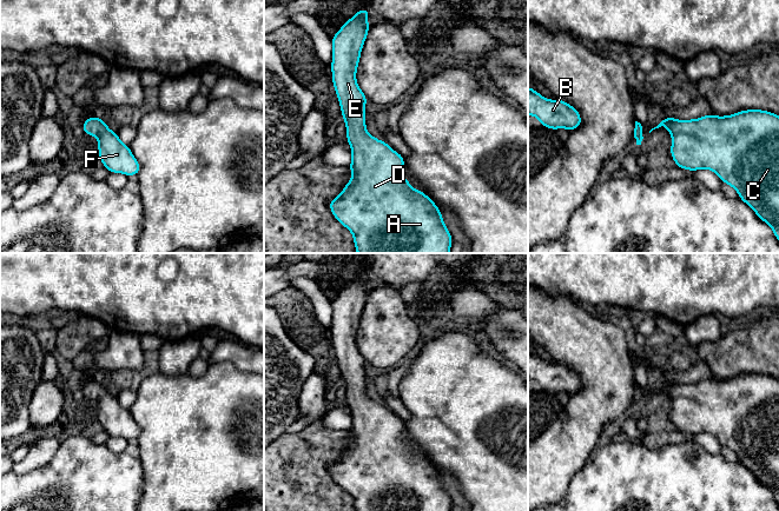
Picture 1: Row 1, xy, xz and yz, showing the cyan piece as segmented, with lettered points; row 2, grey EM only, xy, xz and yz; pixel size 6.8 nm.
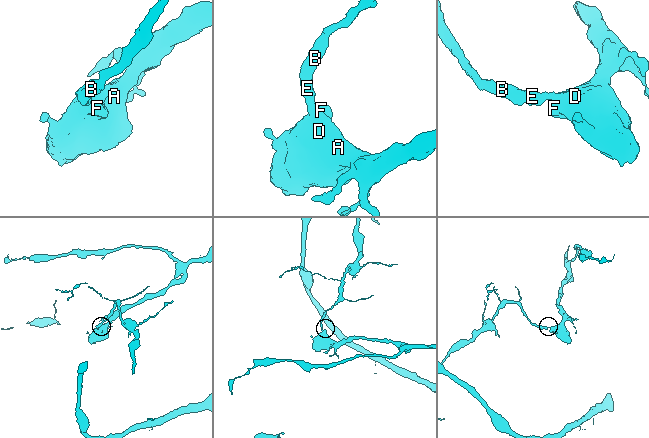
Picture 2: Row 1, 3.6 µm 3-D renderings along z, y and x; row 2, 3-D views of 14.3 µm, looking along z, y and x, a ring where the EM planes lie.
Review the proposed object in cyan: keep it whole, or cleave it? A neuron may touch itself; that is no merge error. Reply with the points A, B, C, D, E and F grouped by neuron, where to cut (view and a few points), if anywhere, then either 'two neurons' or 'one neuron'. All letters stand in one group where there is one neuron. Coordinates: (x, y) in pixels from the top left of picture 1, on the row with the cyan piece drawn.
groups A B C D E F; cut none; one neuron

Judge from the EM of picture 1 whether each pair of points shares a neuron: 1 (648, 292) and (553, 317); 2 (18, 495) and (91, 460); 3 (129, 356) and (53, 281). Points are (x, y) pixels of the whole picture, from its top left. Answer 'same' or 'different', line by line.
1: different
2: same
3: different

